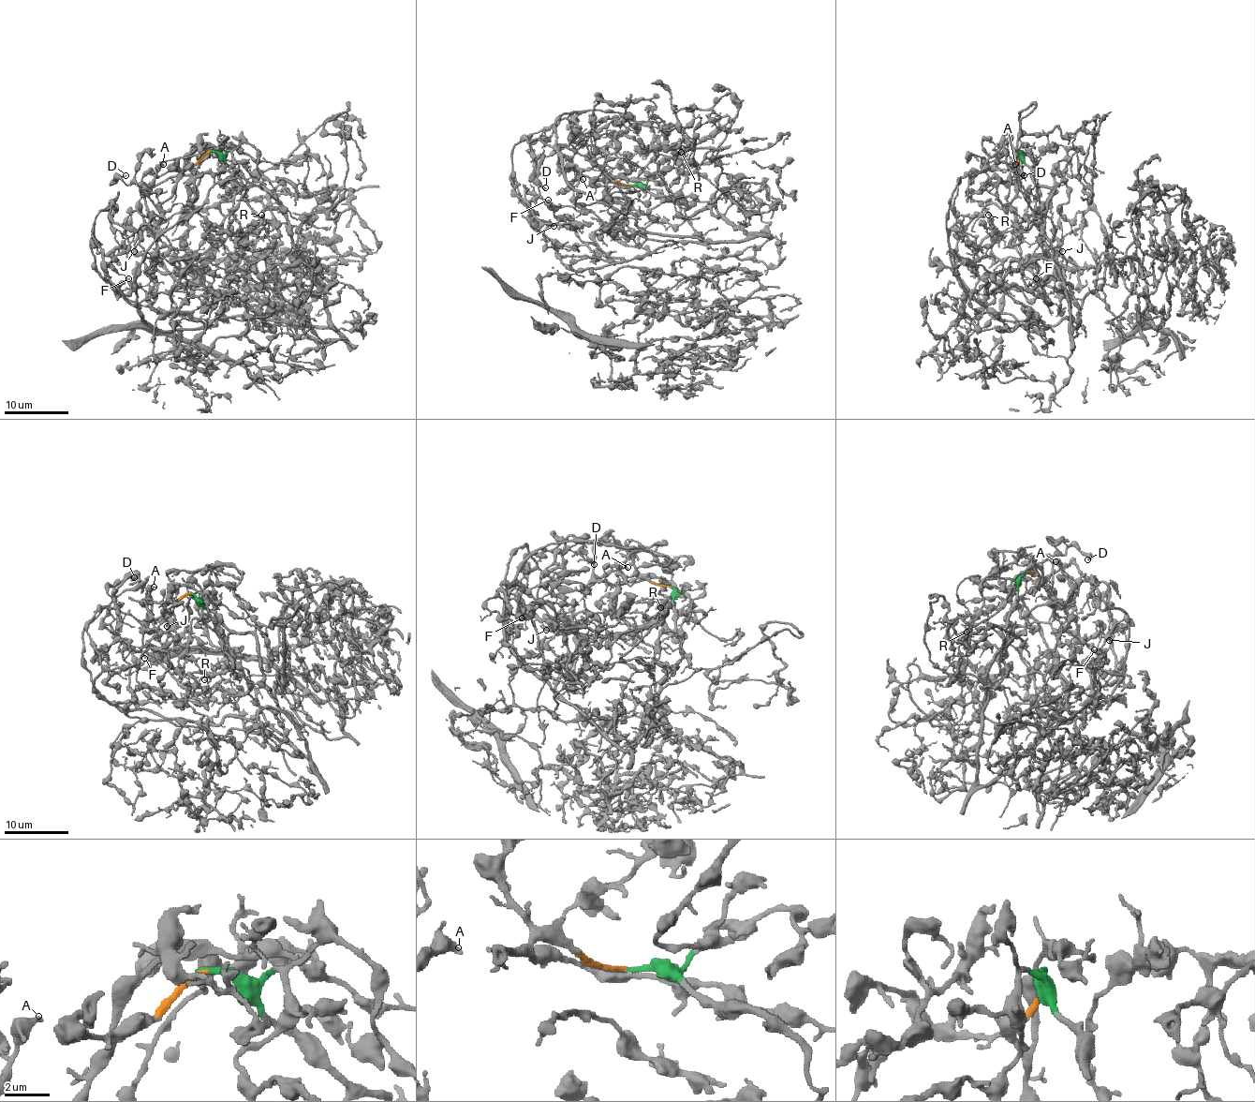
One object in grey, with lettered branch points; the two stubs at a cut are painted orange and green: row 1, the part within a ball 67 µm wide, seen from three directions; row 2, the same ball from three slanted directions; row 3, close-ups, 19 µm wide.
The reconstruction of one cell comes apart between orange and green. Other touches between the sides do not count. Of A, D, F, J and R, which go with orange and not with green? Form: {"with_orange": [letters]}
{"with_orange": ["A", "D"]}

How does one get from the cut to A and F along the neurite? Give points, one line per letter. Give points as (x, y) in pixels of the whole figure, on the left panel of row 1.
A: (210, 151), (188, 168), (161, 205), (162, 217), (159, 222), (148, 210), (145, 192), (162, 163)
F: (210, 151), (268, 226), (284, 317), (157, 331), (110, 278), (92, 224), (95, 269), (128, 278)

